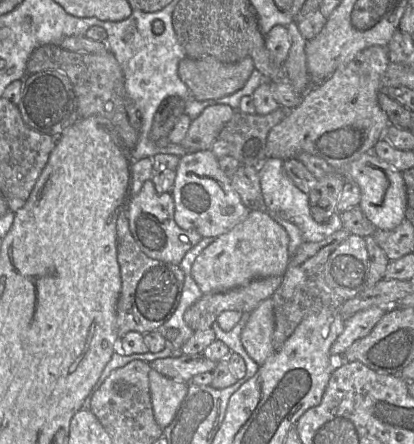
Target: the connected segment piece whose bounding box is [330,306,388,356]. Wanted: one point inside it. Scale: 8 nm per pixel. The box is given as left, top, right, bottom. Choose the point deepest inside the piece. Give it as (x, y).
(359, 325)

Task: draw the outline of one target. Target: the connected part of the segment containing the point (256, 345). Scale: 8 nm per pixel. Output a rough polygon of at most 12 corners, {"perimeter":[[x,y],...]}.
{"perimeter":[[270,297],[249,313],[241,332],[259,366],[276,351]]}

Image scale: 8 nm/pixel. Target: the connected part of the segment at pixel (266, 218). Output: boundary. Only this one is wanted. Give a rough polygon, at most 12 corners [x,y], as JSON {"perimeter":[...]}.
{"perimeter":[[249,211],[195,259],[203,294],[283,276],[289,236]]}

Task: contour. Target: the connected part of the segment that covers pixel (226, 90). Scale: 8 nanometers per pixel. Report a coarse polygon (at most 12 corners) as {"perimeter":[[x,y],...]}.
{"perimeter":[[184,57],[178,75],[198,101],[229,96],[255,70],[235,63]]}

